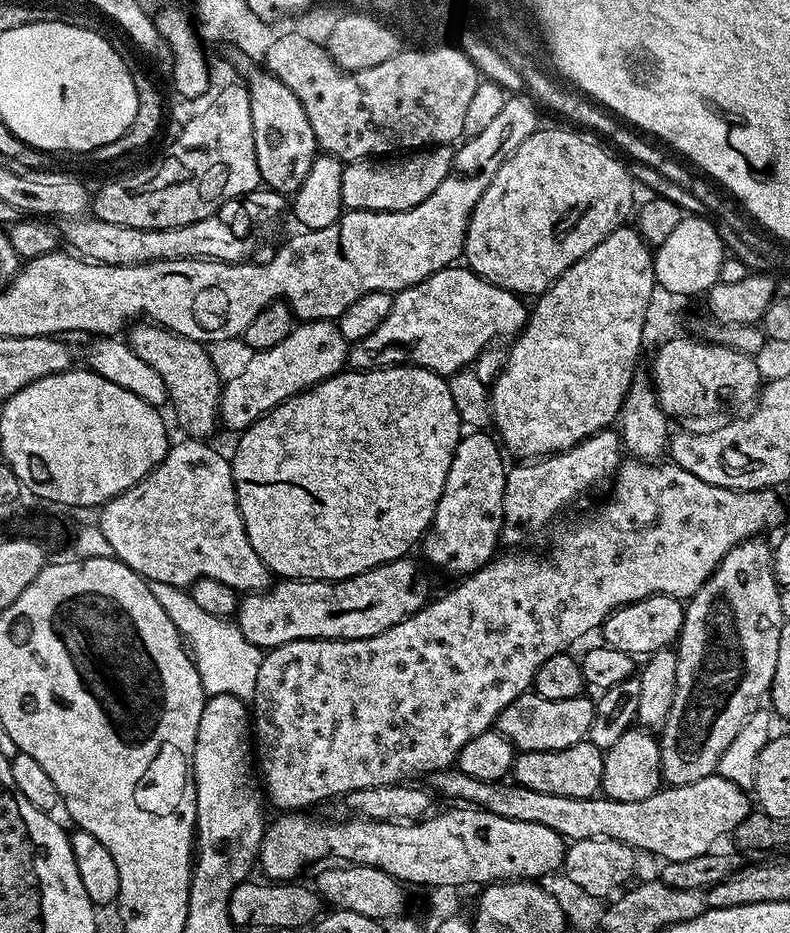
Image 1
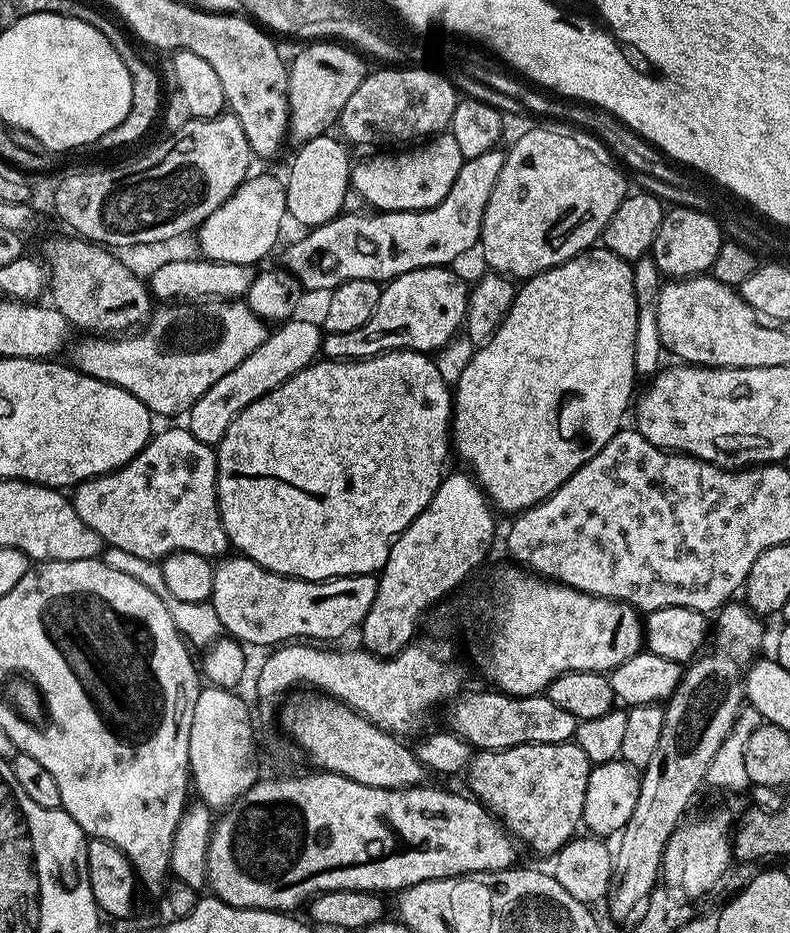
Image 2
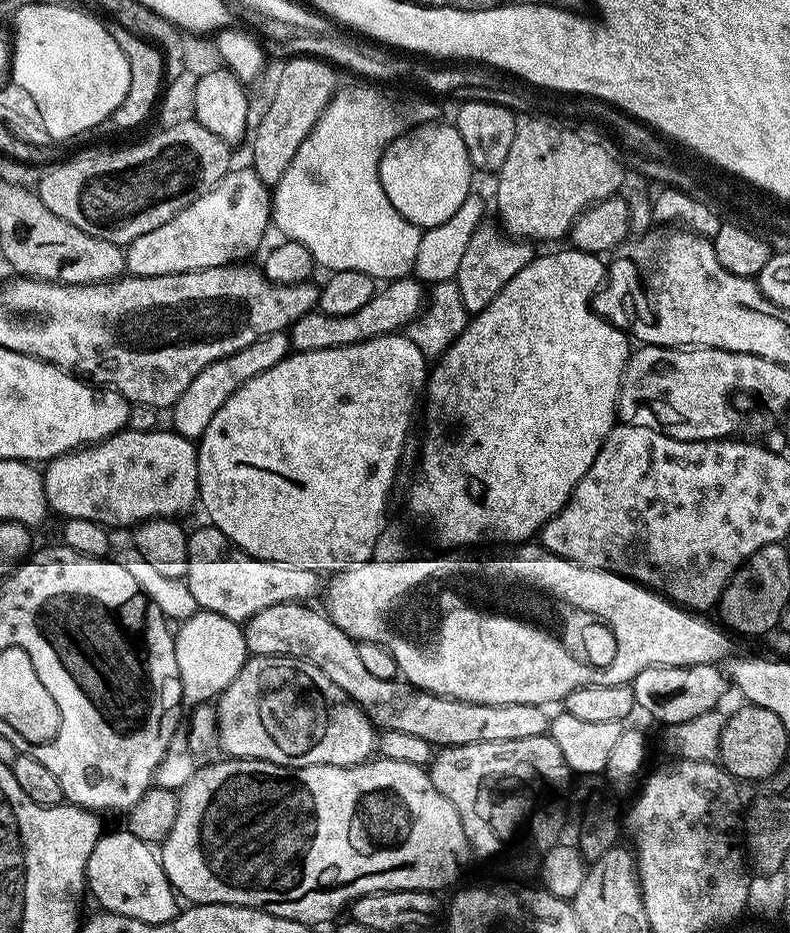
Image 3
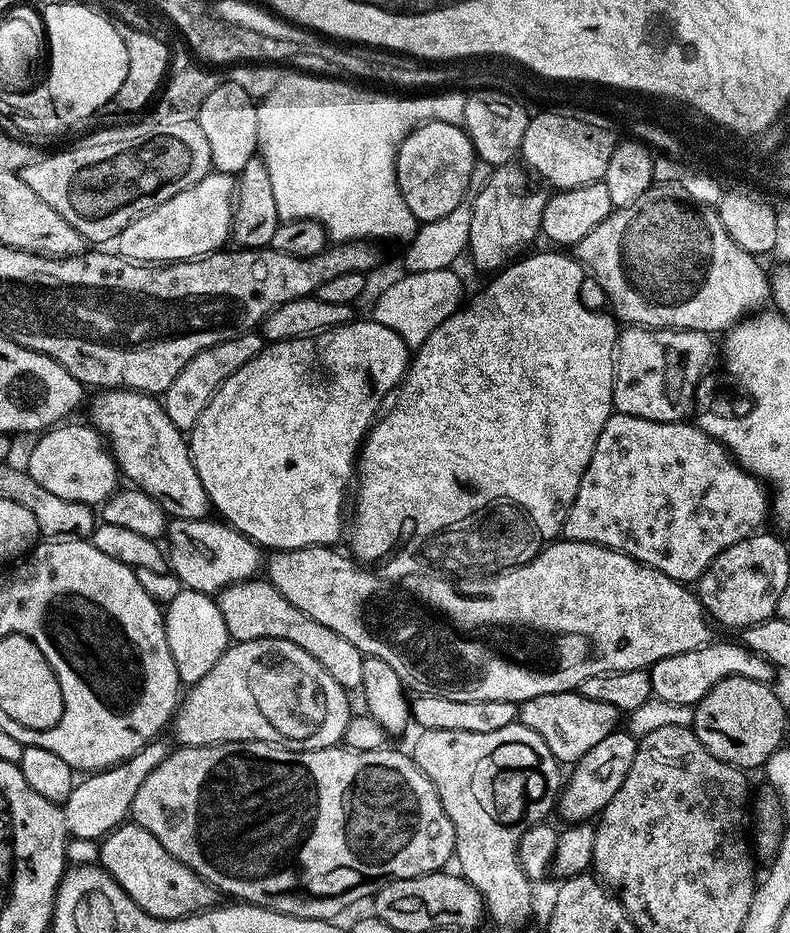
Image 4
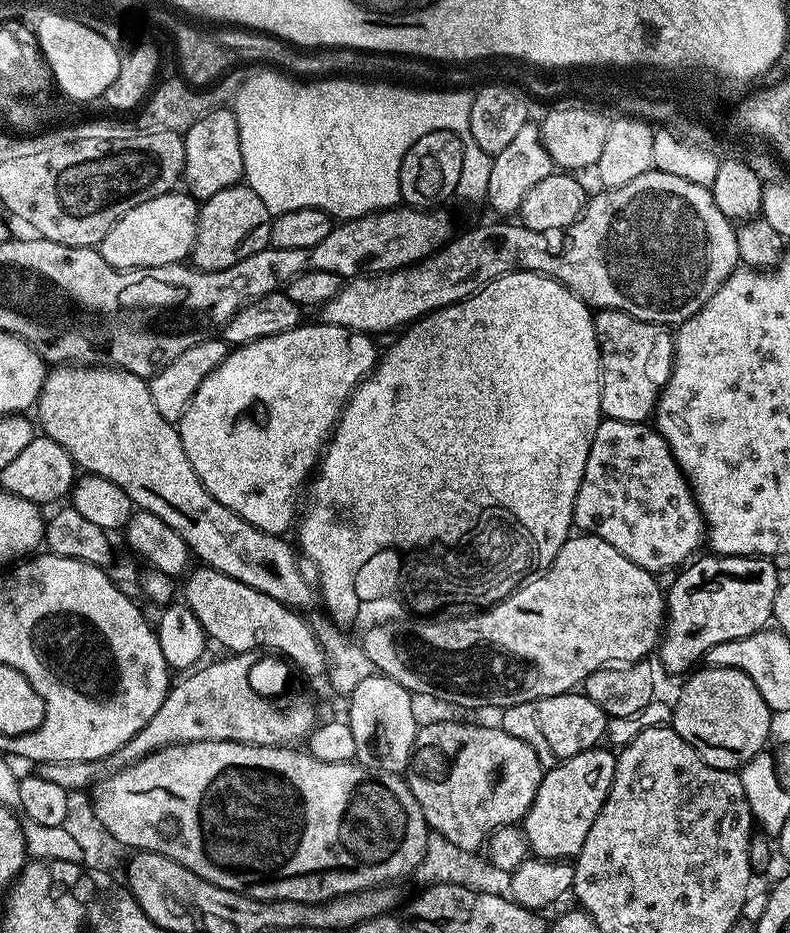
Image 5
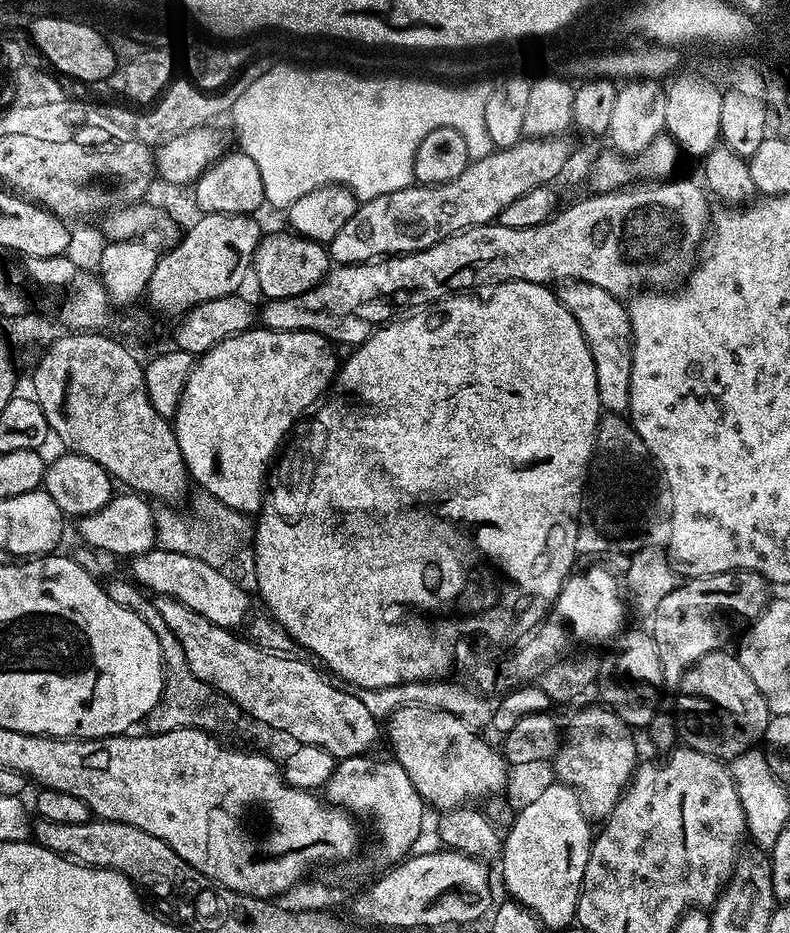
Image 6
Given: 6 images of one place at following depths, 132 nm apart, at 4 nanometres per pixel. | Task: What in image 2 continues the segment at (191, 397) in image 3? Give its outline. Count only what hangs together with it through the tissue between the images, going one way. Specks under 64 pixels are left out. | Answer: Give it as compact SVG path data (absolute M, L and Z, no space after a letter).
M300 319L286 320L273 327L268 333L266 342L262 342L262 346L258 346L249 356L242 358L242 362L238 362L234 370L222 374L222 378L213 380L204 388L202 398L198 398L186 413L187 430L190 434L194 434L194 438L198 438L198 442L213 446L219 444L230 422L234 422L236 415L246 410L250 402L282 386L282 382L298 374L298 370L316 363L322 352L321 325L317 321L315 324L312 320Z

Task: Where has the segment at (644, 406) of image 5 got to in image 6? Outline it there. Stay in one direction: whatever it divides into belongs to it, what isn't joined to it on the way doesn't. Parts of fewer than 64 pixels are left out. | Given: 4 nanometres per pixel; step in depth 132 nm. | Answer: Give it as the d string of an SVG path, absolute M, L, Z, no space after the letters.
M581 280L575 281L571 288L572 293L566 296L566 303L586 338L590 358L594 358L594 378L598 382L600 407L608 414L627 413L632 369L632 323L625 301Z

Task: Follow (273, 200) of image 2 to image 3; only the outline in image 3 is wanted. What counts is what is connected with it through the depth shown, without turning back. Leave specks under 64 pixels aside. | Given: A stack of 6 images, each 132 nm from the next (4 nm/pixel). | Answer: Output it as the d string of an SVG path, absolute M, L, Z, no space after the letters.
M250 166L231 169L210 191L184 208L170 222L134 239L125 249L125 267L132 276L160 277L199 272L246 260L264 240L271 225L271 191Z

